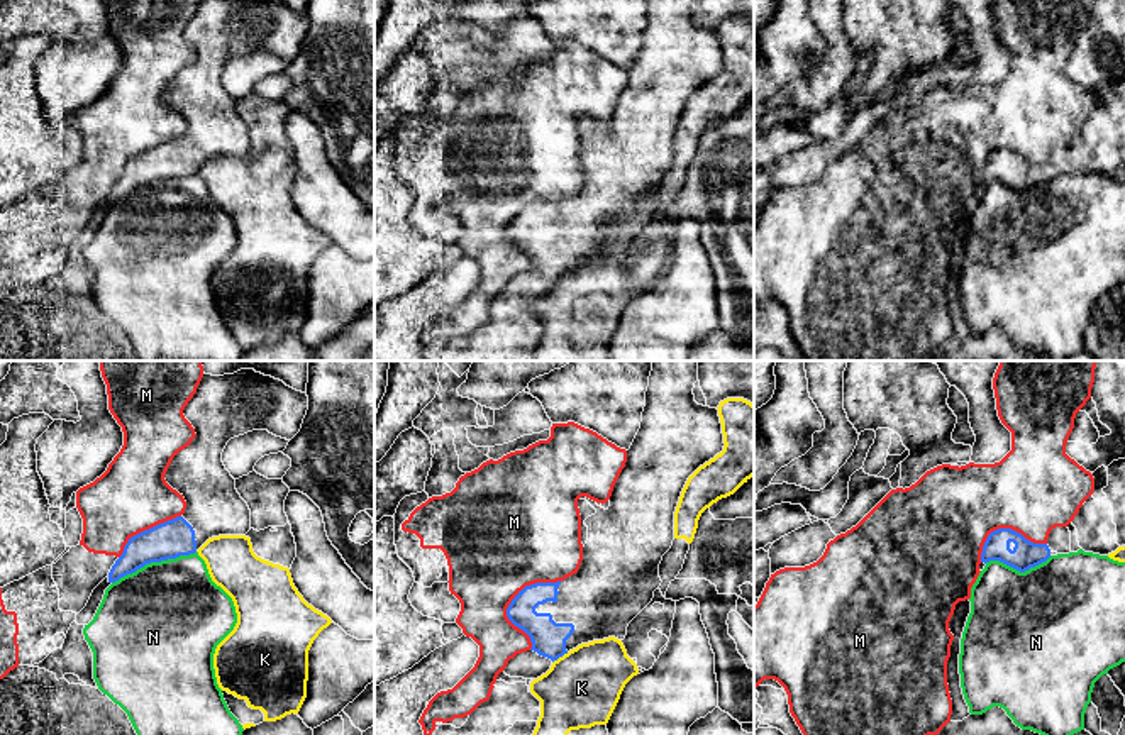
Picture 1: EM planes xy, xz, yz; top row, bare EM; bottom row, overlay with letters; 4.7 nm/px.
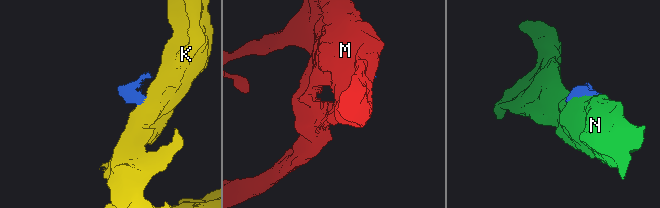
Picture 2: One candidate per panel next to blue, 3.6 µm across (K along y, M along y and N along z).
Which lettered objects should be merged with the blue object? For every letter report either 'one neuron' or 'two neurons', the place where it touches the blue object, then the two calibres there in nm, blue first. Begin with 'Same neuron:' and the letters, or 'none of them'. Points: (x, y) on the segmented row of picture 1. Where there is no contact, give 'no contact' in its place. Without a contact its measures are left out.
Same neuron: none of them
K: two neurons | xz (559, 656) | 160/360 nm
M: two neurons | xz (512, 602) | 160/440 nm
N: two neurons | xy (153, 561) | 180/480 nm

